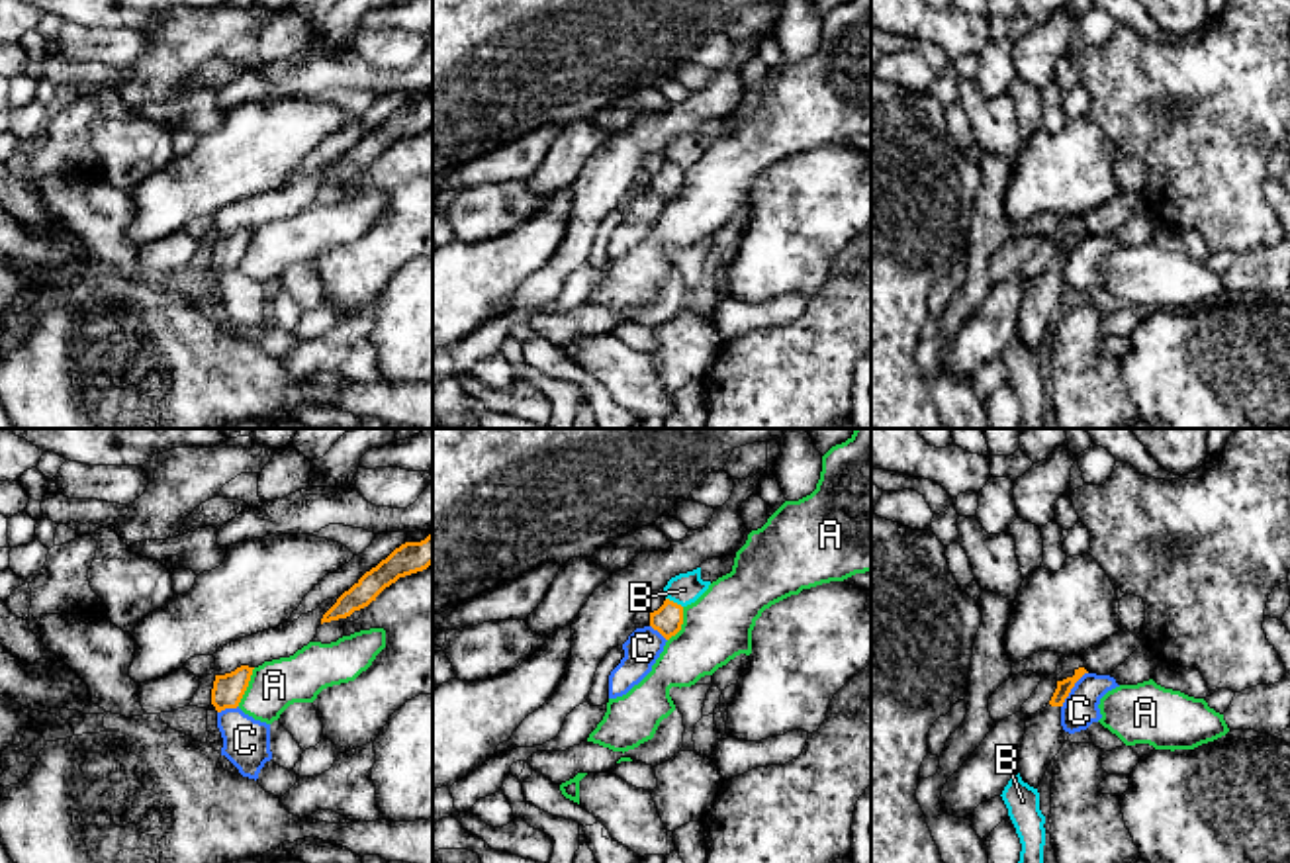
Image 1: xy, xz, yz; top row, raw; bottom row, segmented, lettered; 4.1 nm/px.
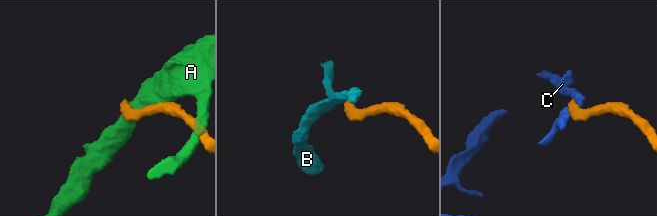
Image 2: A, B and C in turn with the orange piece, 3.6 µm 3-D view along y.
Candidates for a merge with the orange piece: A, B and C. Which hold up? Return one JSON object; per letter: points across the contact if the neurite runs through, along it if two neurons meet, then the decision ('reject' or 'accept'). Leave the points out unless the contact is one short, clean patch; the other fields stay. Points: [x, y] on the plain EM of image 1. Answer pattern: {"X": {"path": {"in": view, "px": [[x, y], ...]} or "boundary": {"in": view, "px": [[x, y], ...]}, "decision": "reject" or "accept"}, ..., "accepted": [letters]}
{"A": {"decision": "reject"}, "B": {"boundary": {"in": "xz", "px": [[666, 159], [682, 169]]}, "decision": "reject"}, "C": {"boundary": {"in": "yz", "px": [[1087, 233], [1061, 269]]}, "decision": "reject"}, "accepted": []}

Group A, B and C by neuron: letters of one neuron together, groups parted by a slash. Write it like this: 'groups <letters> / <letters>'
groups A / B / C

